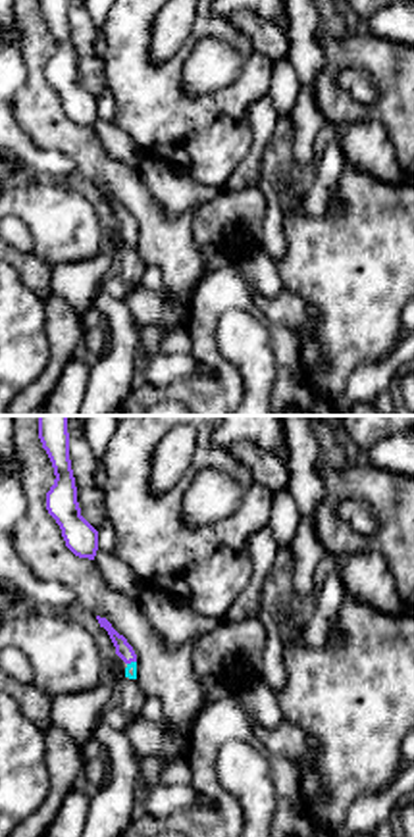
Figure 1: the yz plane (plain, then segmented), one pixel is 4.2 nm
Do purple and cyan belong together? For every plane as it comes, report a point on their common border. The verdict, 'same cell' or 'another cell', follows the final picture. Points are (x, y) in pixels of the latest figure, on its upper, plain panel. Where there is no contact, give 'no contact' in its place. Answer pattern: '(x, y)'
(131, 229)

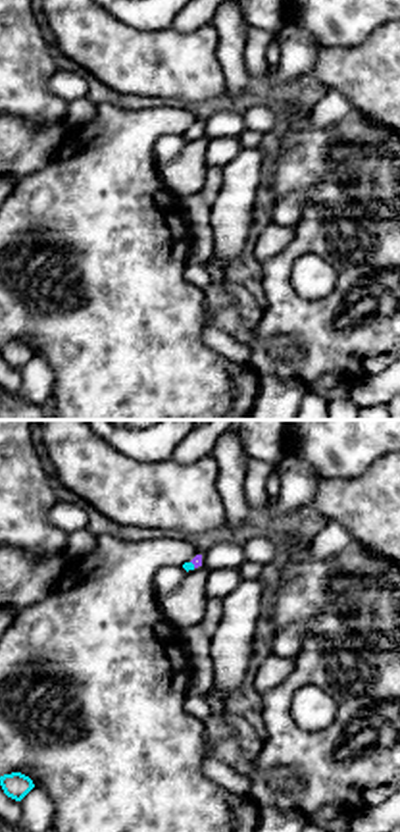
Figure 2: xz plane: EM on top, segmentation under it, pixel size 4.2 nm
(193, 131)

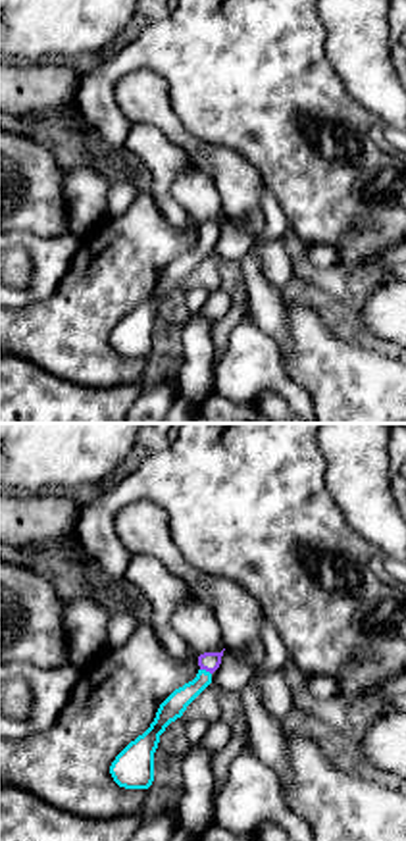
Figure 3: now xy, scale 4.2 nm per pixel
(206, 239)

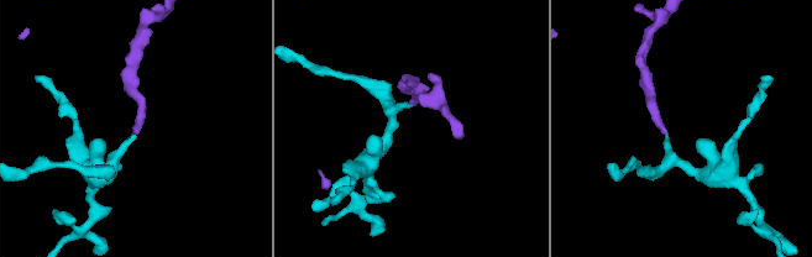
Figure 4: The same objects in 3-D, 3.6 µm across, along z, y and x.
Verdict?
same cell

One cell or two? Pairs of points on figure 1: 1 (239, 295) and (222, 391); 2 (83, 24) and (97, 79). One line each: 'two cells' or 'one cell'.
1: one cell
2: one cell

